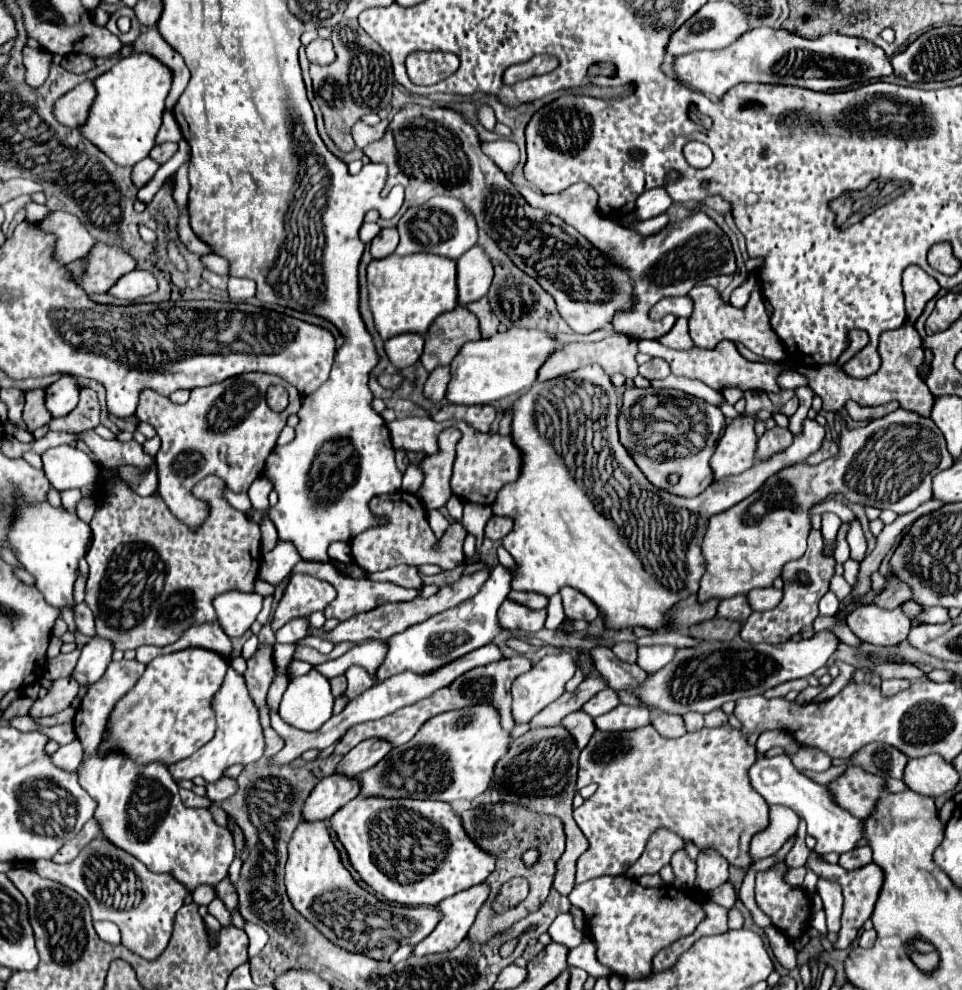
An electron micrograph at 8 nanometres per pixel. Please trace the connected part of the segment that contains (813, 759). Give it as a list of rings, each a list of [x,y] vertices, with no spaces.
[[[799,746],[791,760],[797,770],[827,770],[831,766],[831,758],[827,754],[809,746]]]

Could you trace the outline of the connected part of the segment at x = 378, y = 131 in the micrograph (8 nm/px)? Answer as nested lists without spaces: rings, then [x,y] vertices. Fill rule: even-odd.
[[[359,120],[353,126],[353,140],[355,140],[357,148],[365,148],[367,144],[371,144],[375,140],[381,140],[385,130],[387,130],[387,126],[389,126],[389,120],[381,120],[377,126],[369,126],[363,120]]]

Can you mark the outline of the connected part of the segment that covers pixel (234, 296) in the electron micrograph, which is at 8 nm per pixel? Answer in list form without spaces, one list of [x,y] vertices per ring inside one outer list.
[[[229,278],[229,298],[233,302],[245,302],[255,296],[255,282],[247,278]]]

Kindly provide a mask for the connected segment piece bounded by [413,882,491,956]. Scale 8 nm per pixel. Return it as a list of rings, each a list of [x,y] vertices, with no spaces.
[[[481,882],[477,886],[471,886],[469,890],[463,890],[447,900],[443,900],[437,908],[443,912],[443,922],[437,924],[437,928],[415,946],[415,956],[435,954],[435,952],[447,952],[459,946],[459,942],[467,936],[469,928],[475,922],[475,916],[483,902],[489,896],[491,886],[487,882]]]

